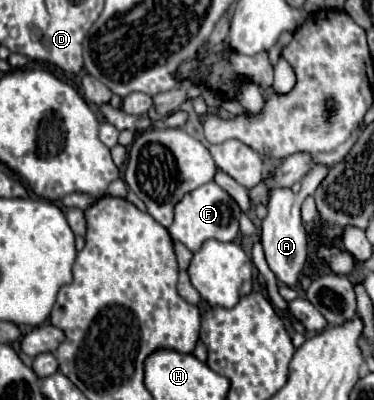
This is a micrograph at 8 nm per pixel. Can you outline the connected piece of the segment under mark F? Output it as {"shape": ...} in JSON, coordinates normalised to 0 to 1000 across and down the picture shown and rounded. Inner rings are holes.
{"shape":[[[551,455],[524,475],[503,480],[471,515],[465,515],[465,560],[449,570],[460,600],[487,605],[513,630],[529,630],[535,615],[572,595],[588,605],[620,605],[636,590],[636,550],[642,550],[642,515],[615,495],[604,475],[594,475],[578,455]]]}

